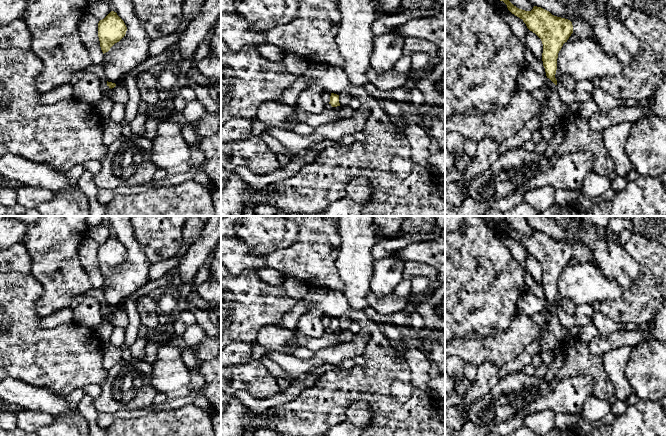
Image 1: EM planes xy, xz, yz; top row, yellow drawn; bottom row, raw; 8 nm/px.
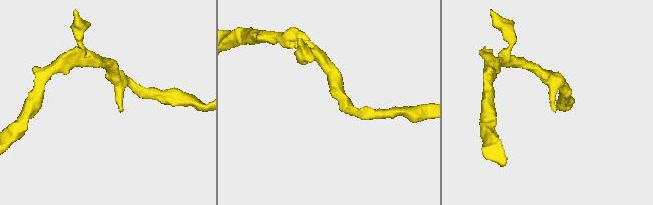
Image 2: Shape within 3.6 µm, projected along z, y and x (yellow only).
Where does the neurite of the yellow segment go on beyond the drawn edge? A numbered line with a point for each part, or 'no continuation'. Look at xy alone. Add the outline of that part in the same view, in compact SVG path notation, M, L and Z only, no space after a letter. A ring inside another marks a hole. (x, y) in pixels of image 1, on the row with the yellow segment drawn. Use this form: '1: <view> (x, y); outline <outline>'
no continuation

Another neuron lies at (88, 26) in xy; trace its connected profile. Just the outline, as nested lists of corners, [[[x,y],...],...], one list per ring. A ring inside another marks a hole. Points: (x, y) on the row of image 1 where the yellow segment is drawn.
[[[85,11],[78,25],[81,41],[87,49],[93,65],[101,65],[104,58],[98,37],[98,23],[98,19]]]

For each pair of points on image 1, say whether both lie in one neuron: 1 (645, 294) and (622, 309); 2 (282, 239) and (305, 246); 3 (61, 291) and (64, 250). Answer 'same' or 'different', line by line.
1: same
2: different
3: same

